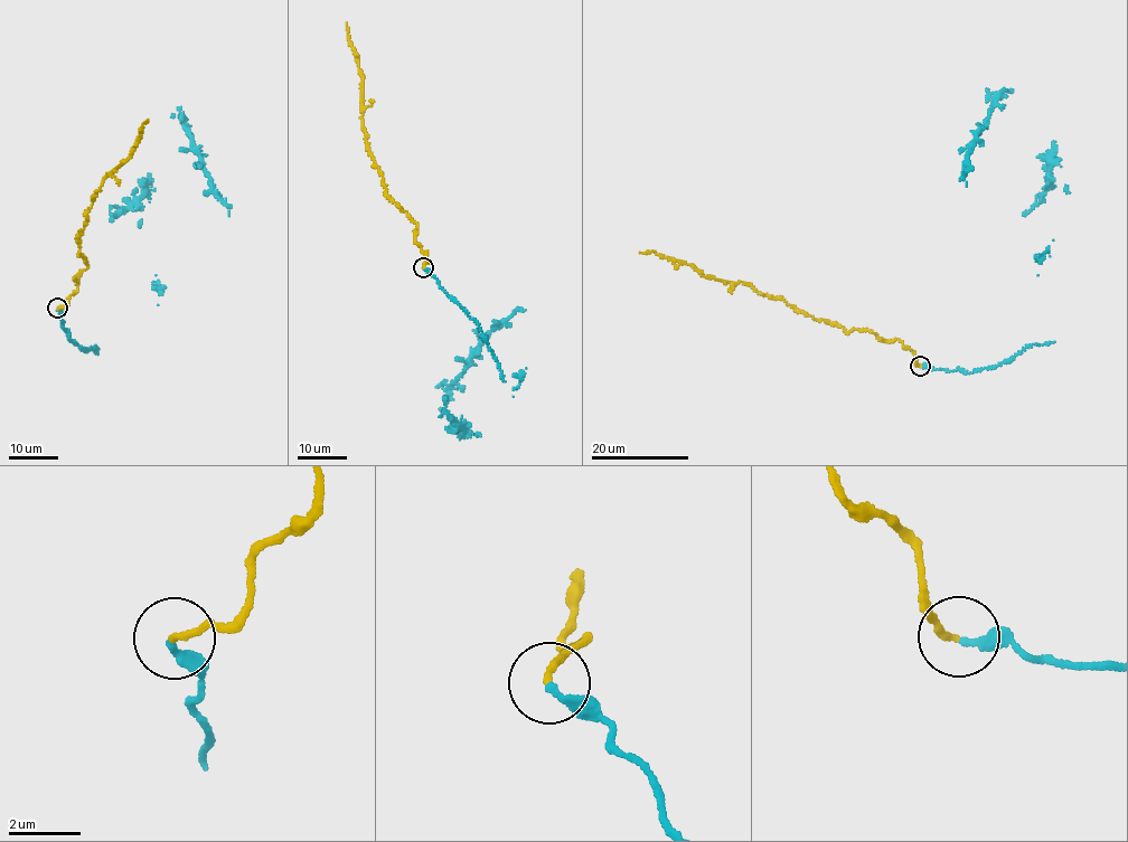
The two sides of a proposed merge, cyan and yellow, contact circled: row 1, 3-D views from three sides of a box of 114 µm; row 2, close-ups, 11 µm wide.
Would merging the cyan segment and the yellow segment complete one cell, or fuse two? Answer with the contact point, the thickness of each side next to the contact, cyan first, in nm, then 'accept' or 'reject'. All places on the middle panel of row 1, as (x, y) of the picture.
(423, 267) | 240/180 nm | accept

